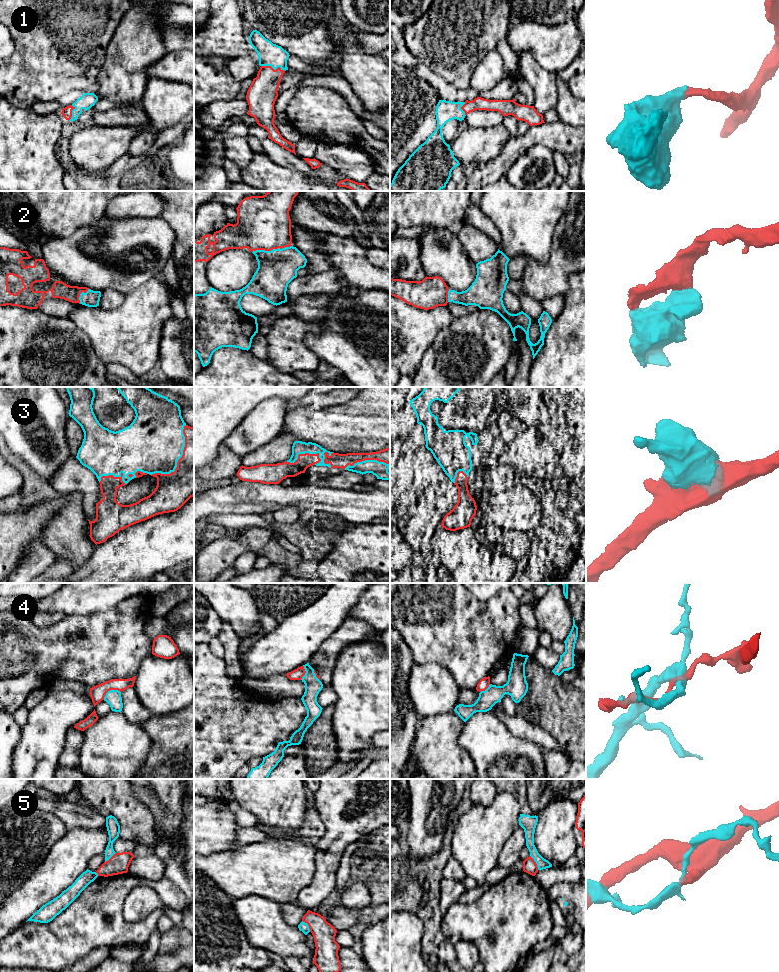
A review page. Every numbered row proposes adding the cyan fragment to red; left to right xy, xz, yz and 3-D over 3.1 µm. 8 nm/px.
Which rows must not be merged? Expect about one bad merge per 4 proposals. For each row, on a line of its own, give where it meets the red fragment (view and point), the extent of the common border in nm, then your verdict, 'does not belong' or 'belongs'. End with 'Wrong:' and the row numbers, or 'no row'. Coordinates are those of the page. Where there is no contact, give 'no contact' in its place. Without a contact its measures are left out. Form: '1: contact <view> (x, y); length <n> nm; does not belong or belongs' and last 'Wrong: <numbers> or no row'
1: contact xz (272, 68); length 200 nm; belongs
2: contact xz (271, 249); length 320 nm; belongs
3: contact xy (178, 460); length 500 nm; belongs
4: contact xy (110, 689); length 160 nm; does not belong
5: contact yz (535, 862); length 140 nm; does not belong
Wrong: 4, 5

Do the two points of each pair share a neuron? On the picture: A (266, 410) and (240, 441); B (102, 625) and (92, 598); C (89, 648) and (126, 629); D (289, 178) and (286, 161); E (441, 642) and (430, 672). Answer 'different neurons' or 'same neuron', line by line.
A: same neuron
B: different neurons
C: same neuron
D: different neurons
E: different neurons

